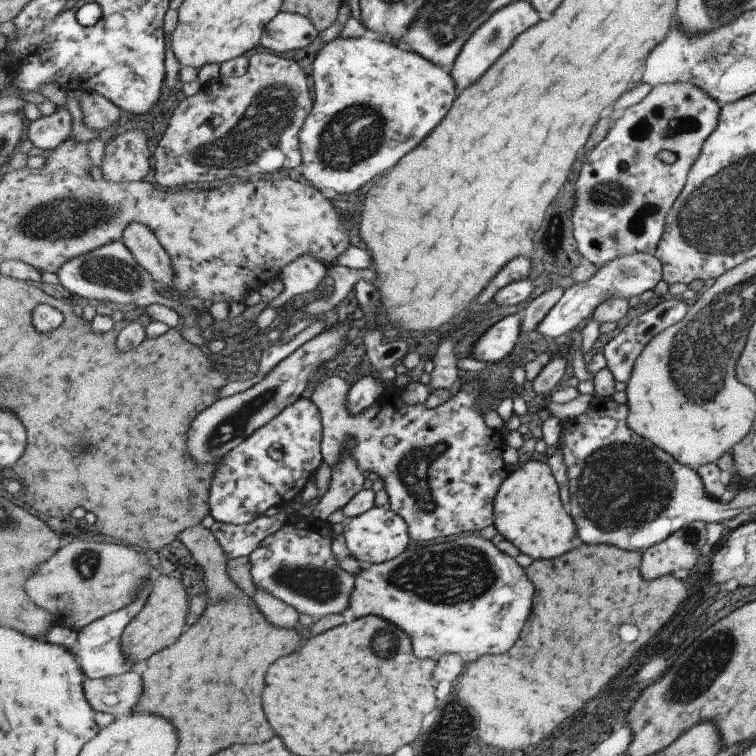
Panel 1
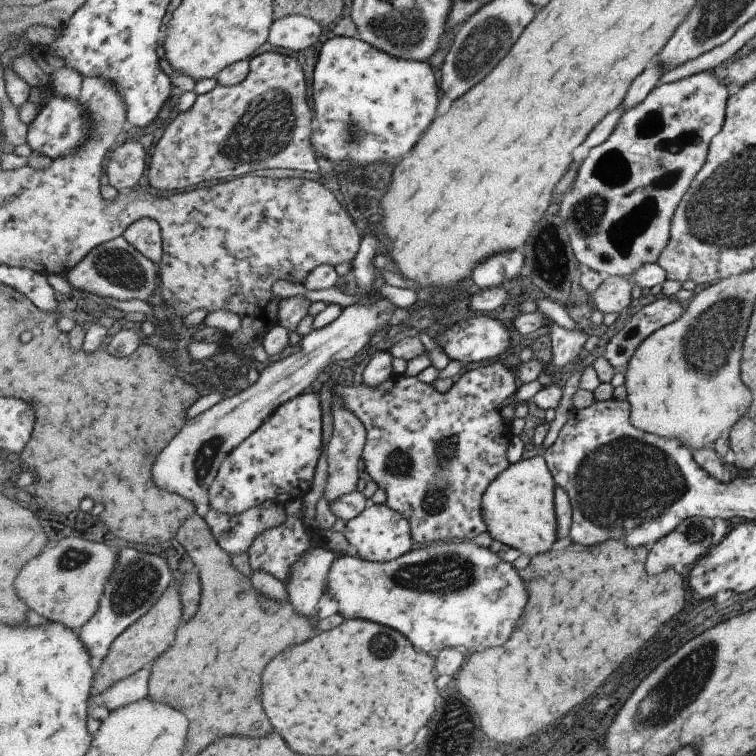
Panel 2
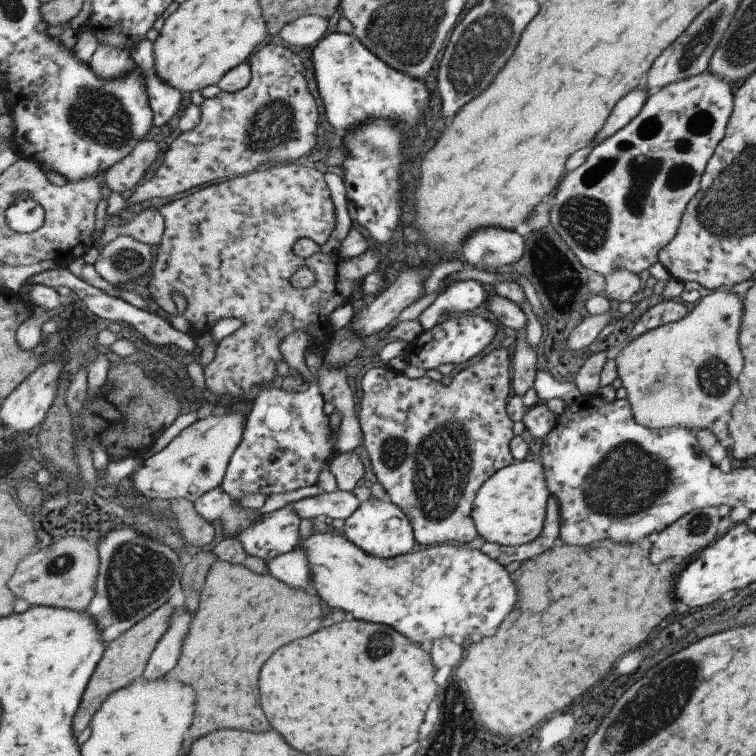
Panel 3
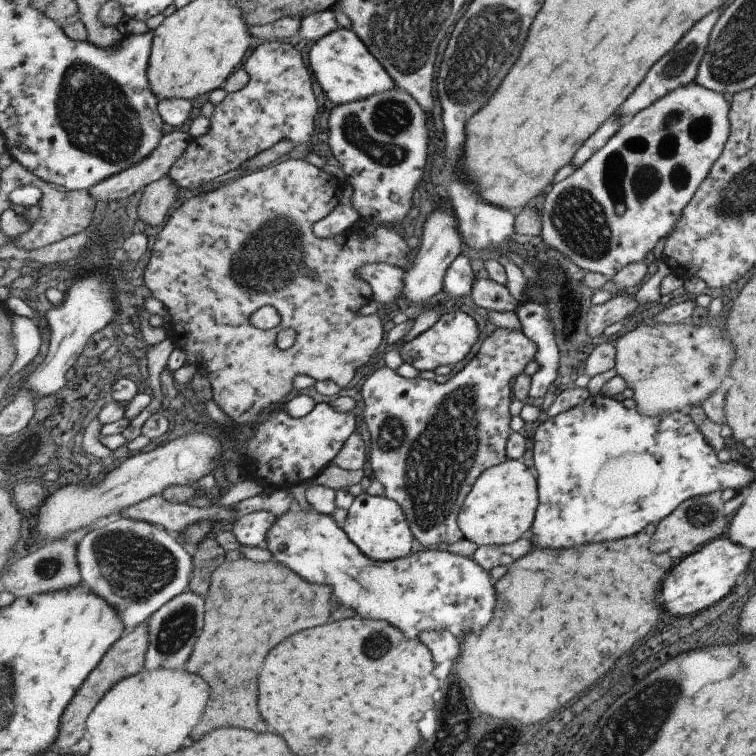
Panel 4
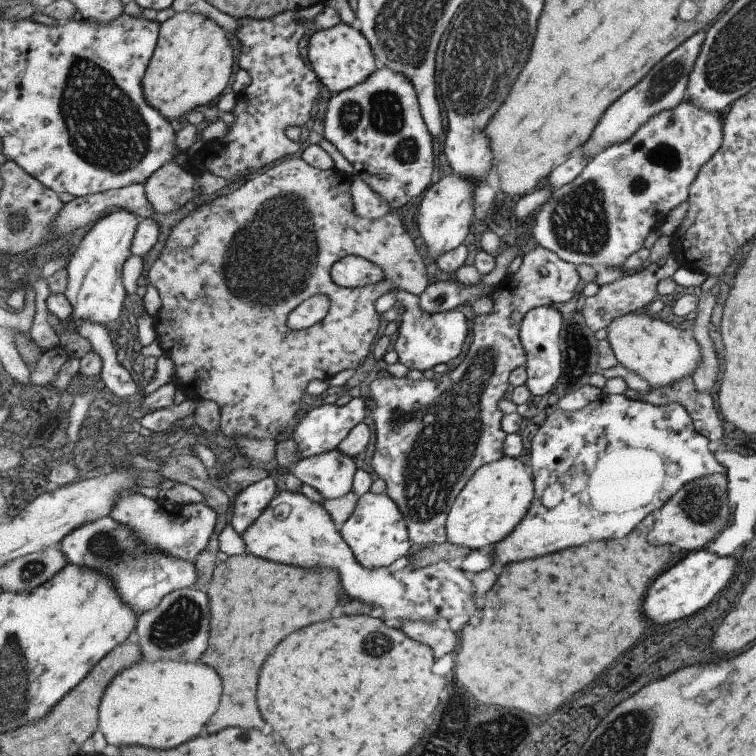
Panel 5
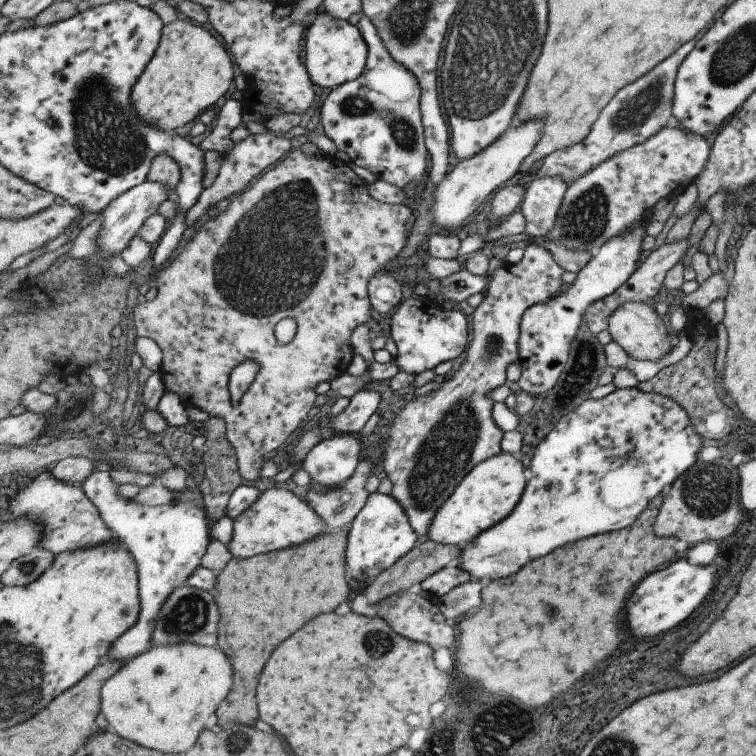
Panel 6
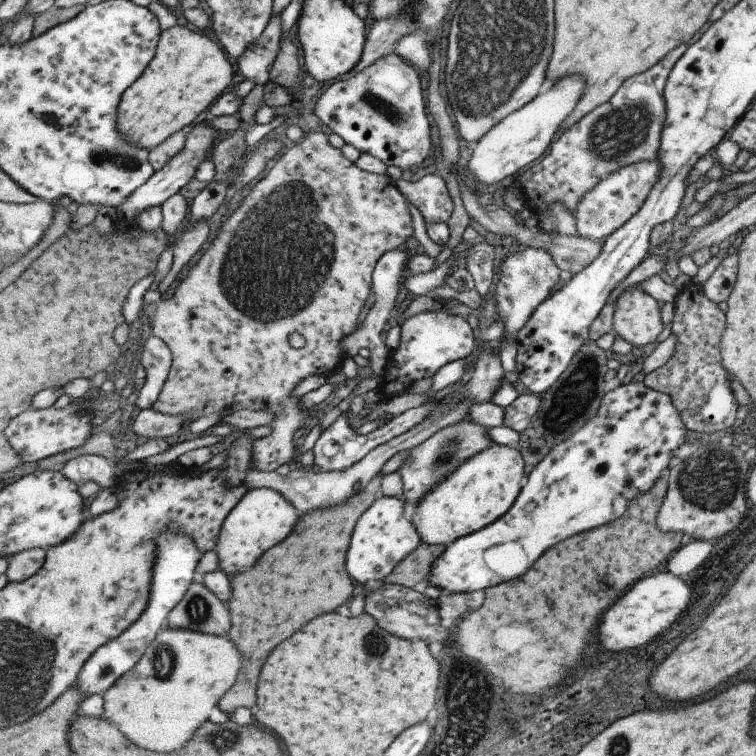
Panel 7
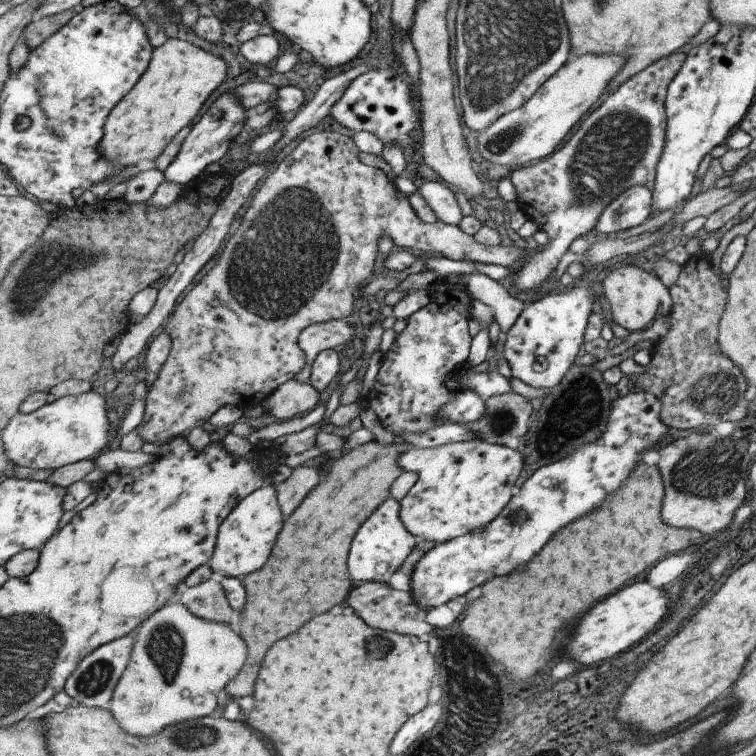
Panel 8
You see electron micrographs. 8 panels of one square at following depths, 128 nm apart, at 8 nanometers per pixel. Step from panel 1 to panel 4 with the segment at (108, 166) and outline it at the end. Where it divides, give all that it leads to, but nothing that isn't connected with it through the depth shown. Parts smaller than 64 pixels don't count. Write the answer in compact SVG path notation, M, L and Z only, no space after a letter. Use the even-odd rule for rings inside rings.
M175 130L175 132L165 134L163 138L161 138L157 150L155 150L151 156L147 156L147 158L145 158L143 162L139 162L137 166L131 166L127 168L127 170L123 170L123 172L119 172L119 174L115 174L111 176L111 178L107 178L107 180L103 180L103 182L99 182L98 185L91 187L91 196L95 194L95 198L99 198L99 201L102 200L106 203L113 202L117 205L119 204L119 200L131 198L133 194L137 194L139 190L143 190L143 188L149 186L151 182L157 182L157 180L163 178L165 174L168 174L169 170L175 165L175 162L185 154L185 150L187 150L187 146L189 146L191 140L191 134L189 134L189 132L183 132L183 130Z

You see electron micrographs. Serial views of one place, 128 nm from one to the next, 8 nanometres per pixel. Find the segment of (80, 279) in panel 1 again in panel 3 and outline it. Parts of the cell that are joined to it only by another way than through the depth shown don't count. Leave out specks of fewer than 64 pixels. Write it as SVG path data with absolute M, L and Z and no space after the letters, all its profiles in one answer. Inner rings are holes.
M119 236L103 246L94 266L97 274L107 283L116 288L123 288L123 284L132 284L139 276L143 278L143 274L149 271L149 268L153 268L154 260L154 247L135 240L133 236Z

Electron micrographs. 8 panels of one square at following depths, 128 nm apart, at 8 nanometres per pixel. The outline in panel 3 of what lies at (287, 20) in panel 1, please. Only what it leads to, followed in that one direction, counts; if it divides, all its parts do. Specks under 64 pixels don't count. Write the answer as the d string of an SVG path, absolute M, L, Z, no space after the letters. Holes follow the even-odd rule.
M303 15L291 22L291 26L283 26L276 34L290 45L311 46L317 45L329 30L329 20L317 15Z

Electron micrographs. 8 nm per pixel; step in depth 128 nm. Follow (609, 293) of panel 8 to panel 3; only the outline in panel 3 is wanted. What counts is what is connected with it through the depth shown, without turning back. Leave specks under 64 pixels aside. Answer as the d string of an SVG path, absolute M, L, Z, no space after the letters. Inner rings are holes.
M716 289L698 301L681 320L626 342L616 357L634 418L651 430L681 426L711 432L713 422L725 420L731 406L735 408L737 374L743 366L737 346L741 300L729 291Z

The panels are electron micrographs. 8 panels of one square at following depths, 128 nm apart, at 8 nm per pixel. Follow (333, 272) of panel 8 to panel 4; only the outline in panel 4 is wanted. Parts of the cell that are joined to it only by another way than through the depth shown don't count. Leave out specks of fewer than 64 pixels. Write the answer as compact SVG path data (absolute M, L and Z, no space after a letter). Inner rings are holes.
M282 158L243 174L231 184L185 200L151 244L144 283L171 316L168 341L186 353L187 364L196 362L197 369L205 369L211 380L213 400L239 424L253 424L271 406L284 405L295 391L295 376L332 381L345 388L357 376L359 367L365 366L386 340L381 316L359 314L372 301L373 290L369 282L357 276L357 270L375 263L393 264L407 270L415 251L407 246L400 228L375 226L372 236L363 236L353 227L345 235L328 240L314 234L318 223L339 206L344 190L337 176L319 170L305 159ZM267 305L280 314L280 323L270 330L255 328L251 316ZM288 328L296 332L294 345L287 350L276 348L275 338Z

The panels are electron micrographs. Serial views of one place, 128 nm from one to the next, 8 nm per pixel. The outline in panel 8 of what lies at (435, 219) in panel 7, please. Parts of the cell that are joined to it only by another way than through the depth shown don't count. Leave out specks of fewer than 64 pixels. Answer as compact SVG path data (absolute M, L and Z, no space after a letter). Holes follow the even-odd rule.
M426 180L426 182L420 181L418 188L423 198L427 199L435 211L439 221L461 227L464 218L461 214L461 206L459 206L459 202L457 202L457 198L449 186L445 186L443 182L427 182ZM471 273L469 278L471 294L491 308L500 332L507 333L525 309L525 302L517 299L505 282L480 273Z

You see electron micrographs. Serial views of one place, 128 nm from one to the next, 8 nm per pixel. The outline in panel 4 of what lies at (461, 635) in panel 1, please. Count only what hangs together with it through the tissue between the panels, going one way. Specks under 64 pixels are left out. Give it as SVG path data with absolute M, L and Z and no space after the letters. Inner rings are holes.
M293 502L291 510L277 517L275 526L267 536L268 551L275 554L277 562L289 566L297 574L307 578L309 582L317 584L331 584L335 586L337 598L355 608L359 615L367 619L391 622L399 626L409 638L417 638L423 630L443 630L453 624L463 624L463 632L483 630L491 620L497 604L496 581L477 561L456 555L450 551L439 551L437 548L428 548L400 558L399 560L381 562L369 558L360 548L352 542L346 531L335 522L332 514L321 514L315 509L303 510L297 502Z

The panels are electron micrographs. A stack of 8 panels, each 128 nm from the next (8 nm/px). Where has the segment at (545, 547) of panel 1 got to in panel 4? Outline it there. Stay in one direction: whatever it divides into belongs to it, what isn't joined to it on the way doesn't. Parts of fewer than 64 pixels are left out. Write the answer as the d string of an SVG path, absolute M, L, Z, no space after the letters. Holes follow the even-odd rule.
M509 459L499 466L487 470L473 486L463 510L459 512L459 528L463 528L465 539L483 546L504 546L517 543L530 533L540 504L538 474L522 459Z

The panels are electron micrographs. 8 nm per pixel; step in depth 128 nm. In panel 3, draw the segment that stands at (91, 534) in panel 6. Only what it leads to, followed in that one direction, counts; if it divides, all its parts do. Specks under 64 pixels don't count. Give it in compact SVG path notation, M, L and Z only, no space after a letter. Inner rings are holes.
M135 528L109 530L96 545L101 554L101 568L97 576L97 594L88 614L97 622L103 640L110 644L181 591L184 566L177 550Z

